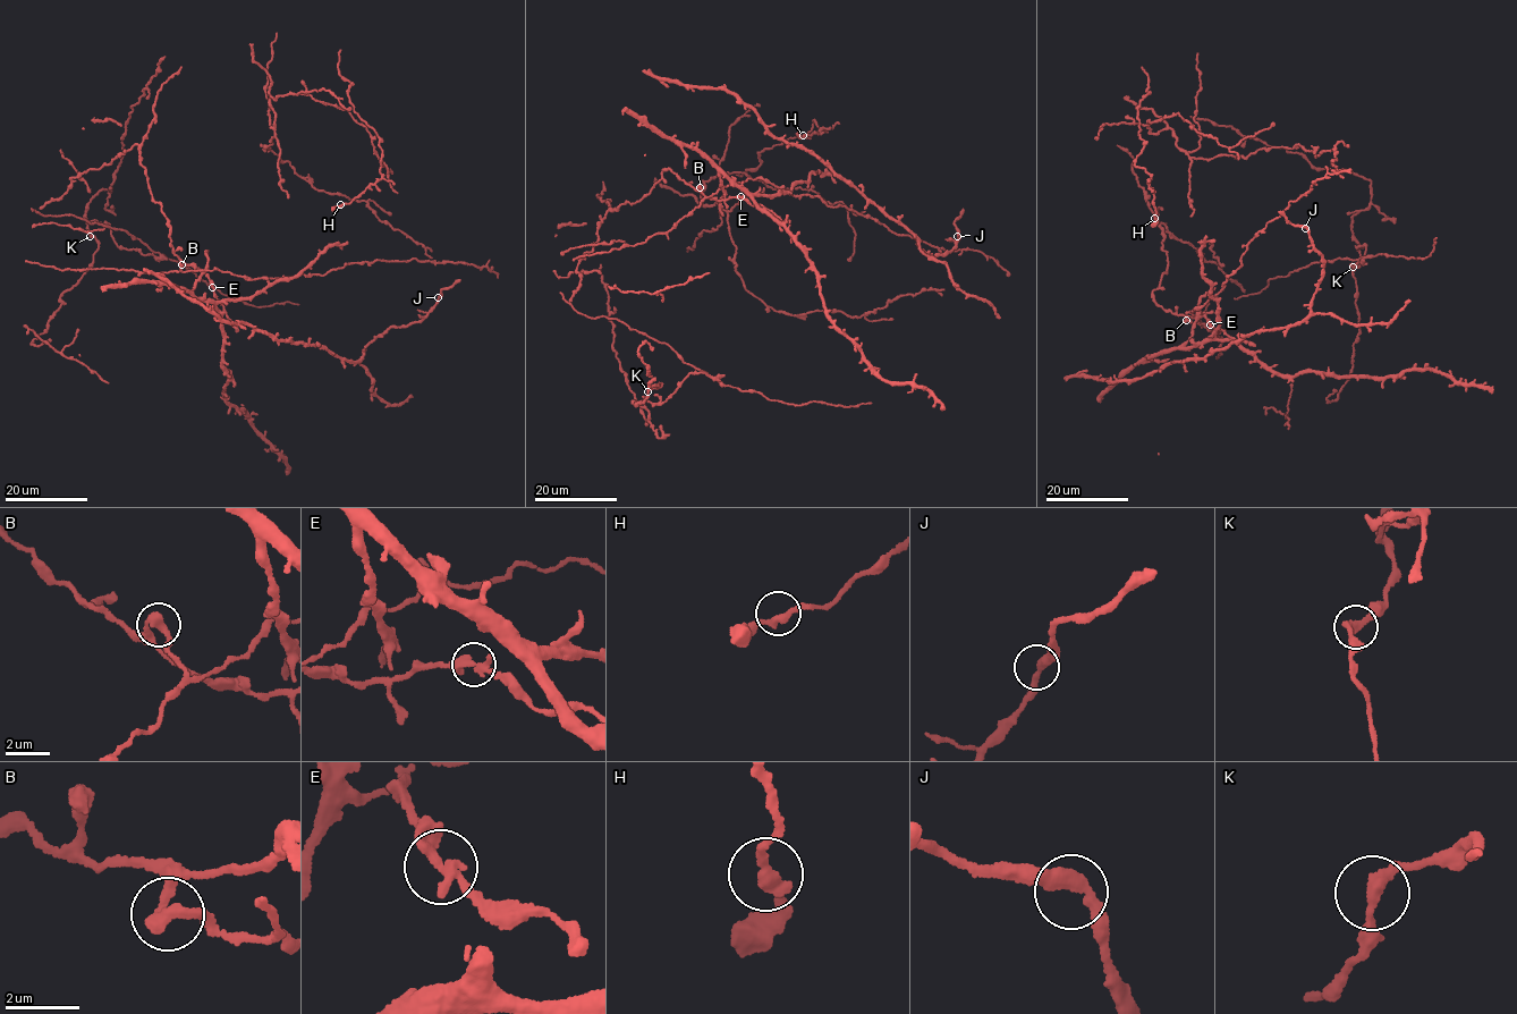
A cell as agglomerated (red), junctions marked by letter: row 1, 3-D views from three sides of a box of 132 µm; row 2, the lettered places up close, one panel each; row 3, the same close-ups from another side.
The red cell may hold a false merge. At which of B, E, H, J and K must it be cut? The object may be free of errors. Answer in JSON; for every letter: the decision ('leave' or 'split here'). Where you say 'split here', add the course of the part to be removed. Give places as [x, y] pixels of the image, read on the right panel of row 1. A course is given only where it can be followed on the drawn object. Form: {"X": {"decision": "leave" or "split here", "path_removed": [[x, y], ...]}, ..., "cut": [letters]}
{"B": {"decision": "split here", "path_removed": [[1185, 320], [1198, 321], [1188, 312], [1220, 292], [1248, 243], [1289, 202], [1328, 172], [1350, 172]]}, "E": {"decision": "leave"}, "H": {"decision": "leave"}, "J": {"decision": "leave"}, "K": {"decision": "leave"}, "cut": ["B"]}

